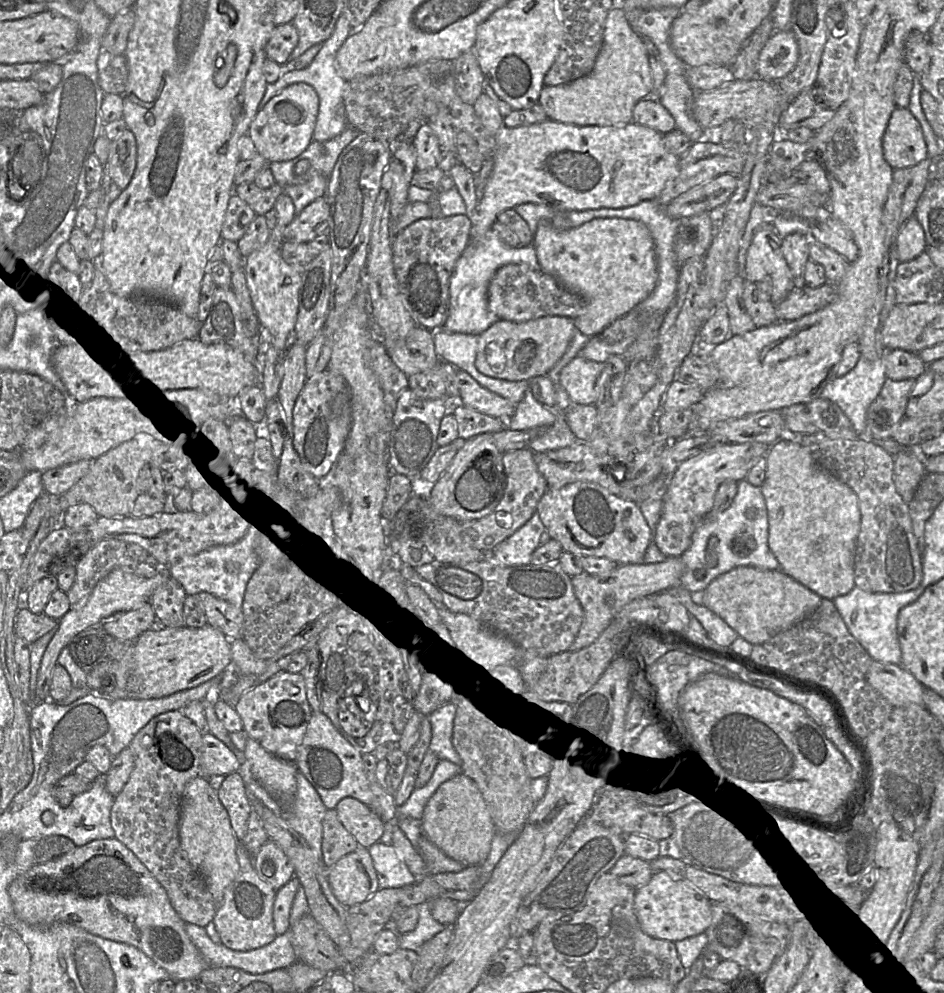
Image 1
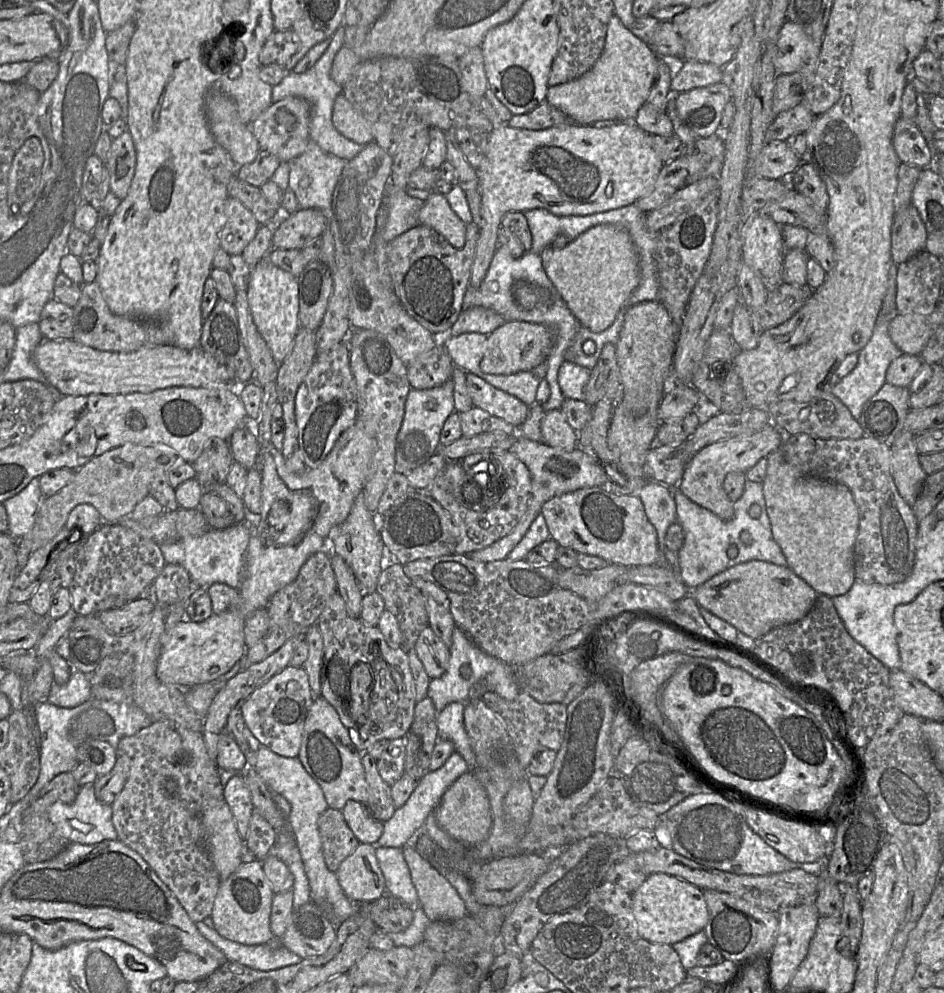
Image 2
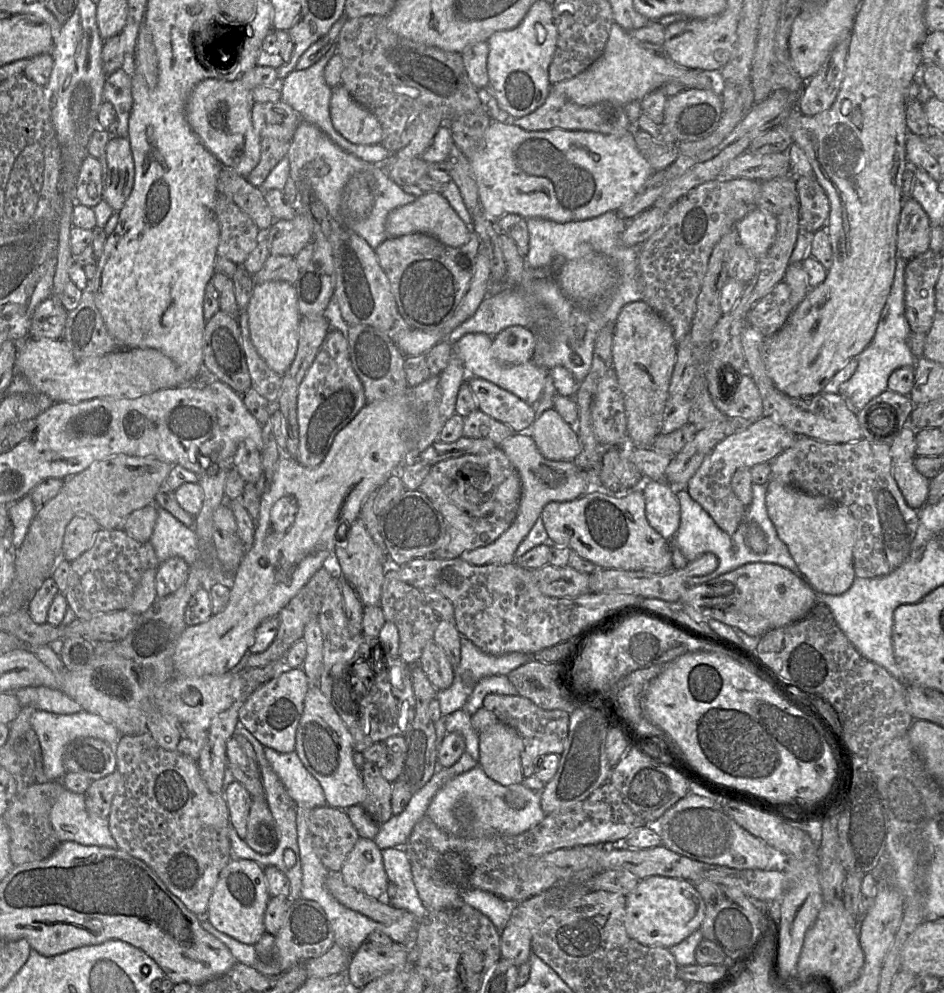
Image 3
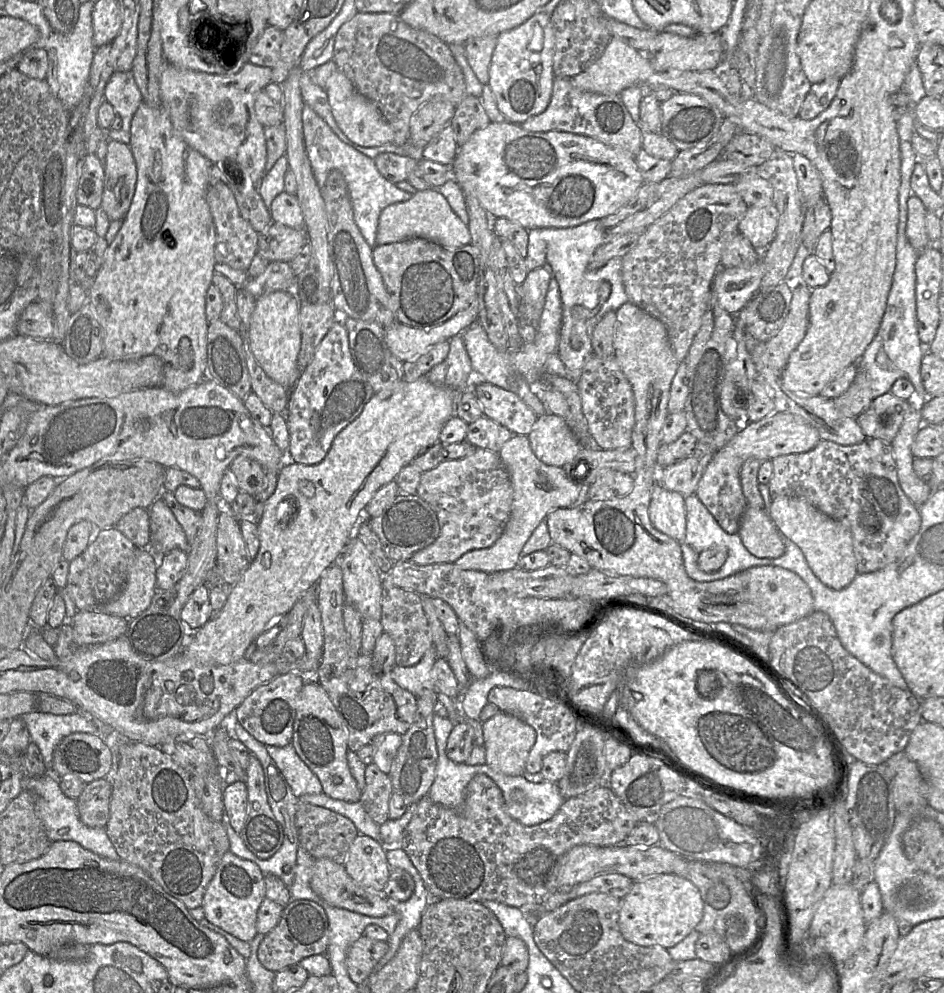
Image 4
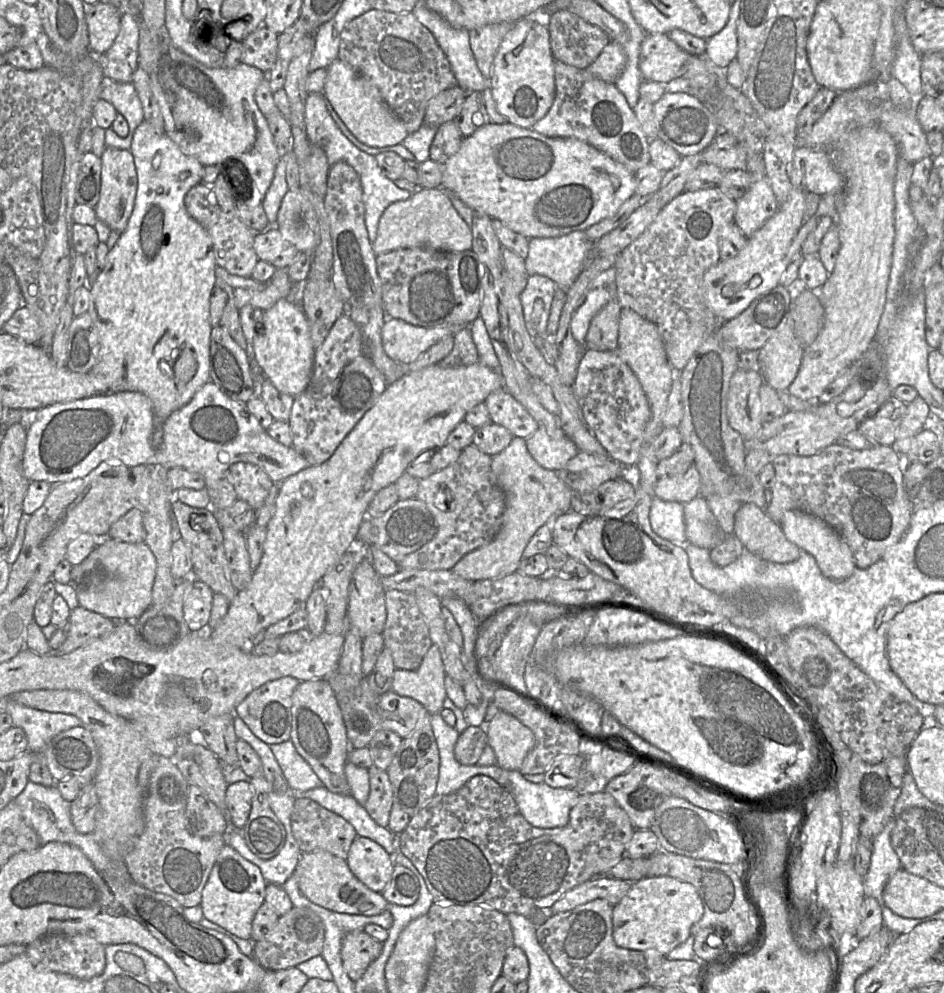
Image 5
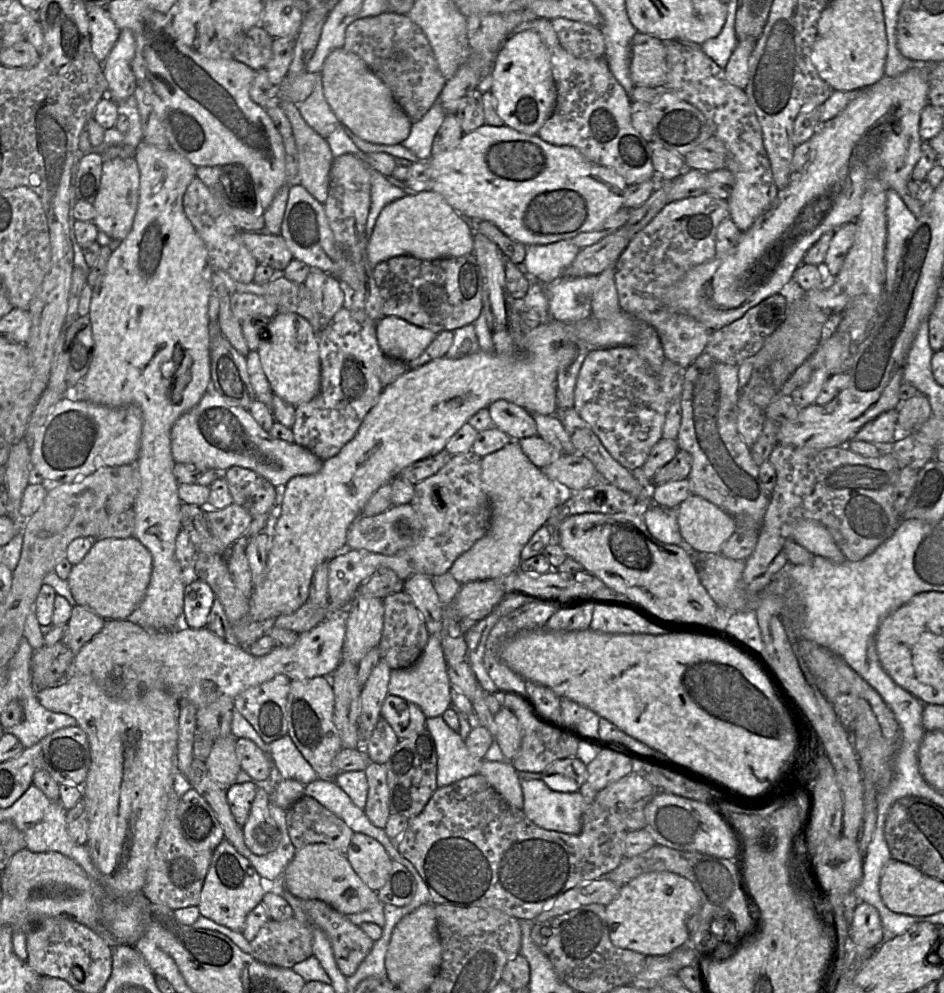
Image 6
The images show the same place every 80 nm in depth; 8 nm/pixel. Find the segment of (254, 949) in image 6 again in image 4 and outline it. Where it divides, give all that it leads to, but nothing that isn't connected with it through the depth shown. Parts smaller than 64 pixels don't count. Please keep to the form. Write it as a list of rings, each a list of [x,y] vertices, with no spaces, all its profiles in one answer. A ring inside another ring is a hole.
[[[291,900],[277,925],[264,935],[257,956],[263,967],[276,973],[309,956],[326,954],[328,942],[328,919],[323,908],[310,900]]]

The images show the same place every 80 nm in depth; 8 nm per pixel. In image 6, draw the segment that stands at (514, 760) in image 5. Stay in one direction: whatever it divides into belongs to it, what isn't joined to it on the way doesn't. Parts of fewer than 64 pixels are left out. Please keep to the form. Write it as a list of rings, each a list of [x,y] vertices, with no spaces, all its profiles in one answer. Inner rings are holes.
[[[502,707],[494,715],[497,733],[494,741],[499,745],[506,761],[511,761],[518,753],[522,741],[522,728],[515,715]]]

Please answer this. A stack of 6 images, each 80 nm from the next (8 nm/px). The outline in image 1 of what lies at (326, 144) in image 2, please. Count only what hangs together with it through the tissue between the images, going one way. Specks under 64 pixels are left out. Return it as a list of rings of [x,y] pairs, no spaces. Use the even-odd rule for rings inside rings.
[[[340,14],[331,36],[322,43],[319,52],[306,68],[284,71],[277,81],[267,84],[260,103],[260,109],[285,87],[294,83],[303,82],[313,87],[319,97],[319,111],[313,132],[313,139],[320,143],[324,143],[341,134],[345,128],[349,127],[344,112],[344,99],[348,91],[349,83],[339,74],[336,66],[336,54],[351,33],[353,33],[353,31],[348,20],[343,14]]]

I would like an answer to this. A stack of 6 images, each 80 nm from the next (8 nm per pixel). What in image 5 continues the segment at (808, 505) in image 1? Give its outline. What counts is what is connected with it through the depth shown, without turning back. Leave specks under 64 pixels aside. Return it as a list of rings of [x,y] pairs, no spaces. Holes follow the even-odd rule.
[[[789,510],[784,513],[779,525],[790,542],[815,558],[826,578],[833,581],[844,581],[855,571],[854,557],[848,544],[823,520],[802,511]]]

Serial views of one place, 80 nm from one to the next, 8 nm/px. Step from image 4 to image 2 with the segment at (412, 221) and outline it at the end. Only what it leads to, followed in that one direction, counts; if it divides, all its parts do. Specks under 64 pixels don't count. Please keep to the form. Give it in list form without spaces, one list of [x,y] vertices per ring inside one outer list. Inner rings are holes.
[[[431,193],[419,212],[418,222],[436,230],[455,248],[465,245],[466,224],[451,209],[443,194]]]

